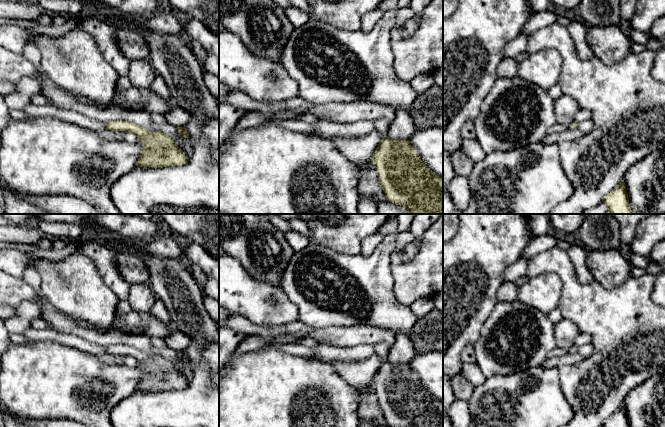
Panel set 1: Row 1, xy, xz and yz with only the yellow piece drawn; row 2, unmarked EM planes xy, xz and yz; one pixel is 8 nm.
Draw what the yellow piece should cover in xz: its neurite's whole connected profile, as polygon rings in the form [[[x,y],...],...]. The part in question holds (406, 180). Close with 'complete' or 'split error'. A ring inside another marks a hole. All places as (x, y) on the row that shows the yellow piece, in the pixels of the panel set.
[[[386,136],[378,144],[371,162],[388,201],[405,207],[410,214],[443,214],[443,178],[435,175],[426,166],[410,140],[393,140]]]; complete

